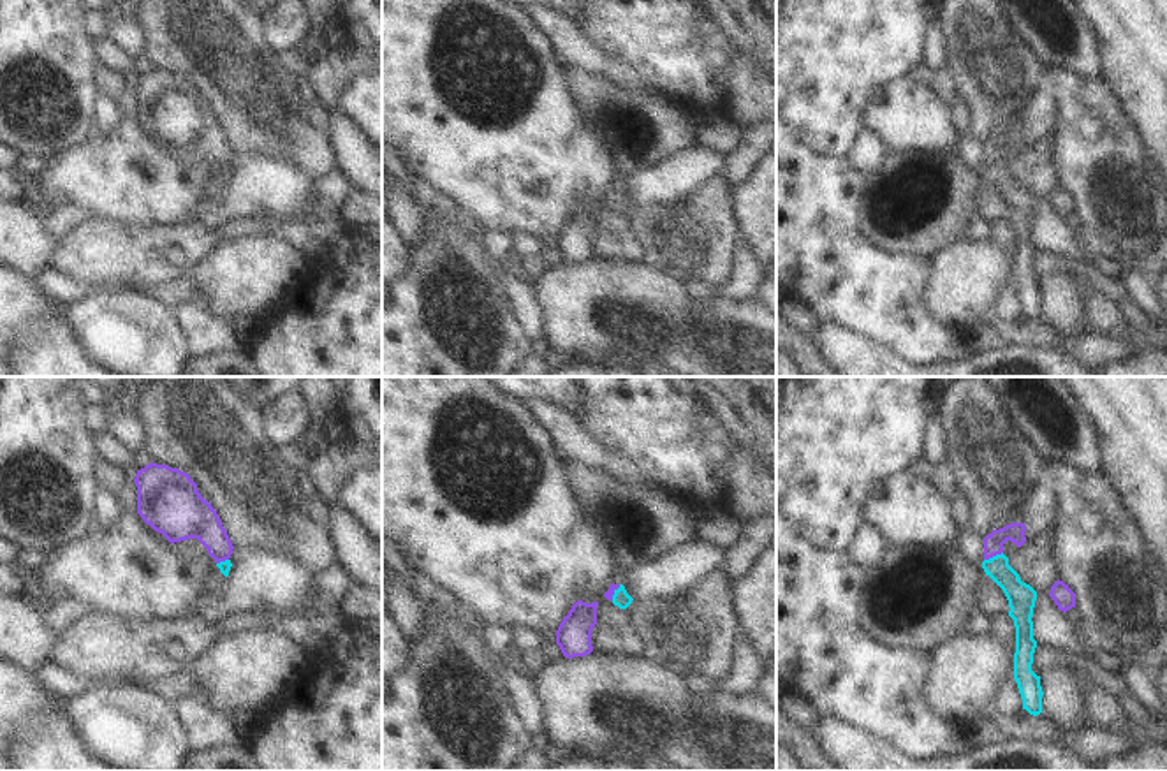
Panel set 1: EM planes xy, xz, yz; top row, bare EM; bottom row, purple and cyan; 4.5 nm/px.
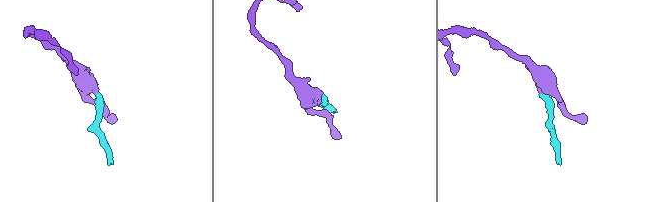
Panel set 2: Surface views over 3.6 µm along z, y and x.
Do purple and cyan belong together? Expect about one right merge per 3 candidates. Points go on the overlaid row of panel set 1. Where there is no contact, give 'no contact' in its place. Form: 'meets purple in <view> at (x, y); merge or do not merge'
meets purple in yz at (993, 555); merge

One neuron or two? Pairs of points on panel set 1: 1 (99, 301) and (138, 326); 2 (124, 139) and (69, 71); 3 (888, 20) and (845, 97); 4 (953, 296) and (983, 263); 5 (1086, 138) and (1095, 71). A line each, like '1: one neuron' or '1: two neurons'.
1: one neuron
2: two neurons
3: one neuron
4: one neuron
5: two neurons

